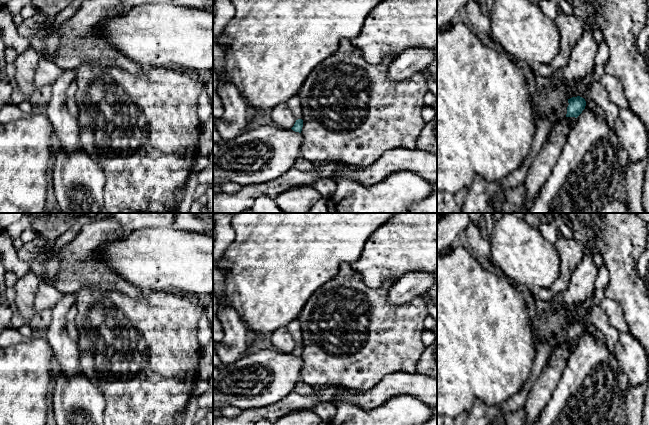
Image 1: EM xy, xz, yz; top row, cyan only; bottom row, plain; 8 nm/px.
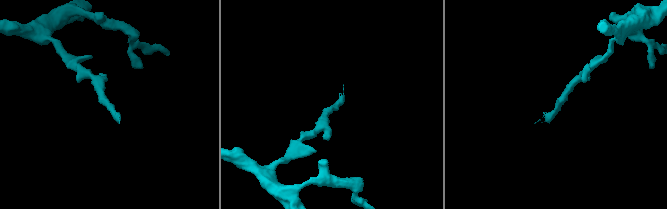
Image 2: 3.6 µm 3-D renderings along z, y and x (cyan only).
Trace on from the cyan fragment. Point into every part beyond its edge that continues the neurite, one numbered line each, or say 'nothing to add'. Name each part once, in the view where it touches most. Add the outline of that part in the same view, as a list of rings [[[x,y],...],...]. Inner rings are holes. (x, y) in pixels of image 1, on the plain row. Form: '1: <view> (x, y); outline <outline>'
1: yz (544, 350); outline [[[566,324],[559,332],[553,336],[549,336],[545,342],[538,345],[530,378],[514,396],[502,403],[503,414],[492,425],[502,425],[504,423],[506,412],[513,412],[525,407],[527,396],[543,370],[551,353],[561,342],[566,341],[568,329],[568,324]]]

